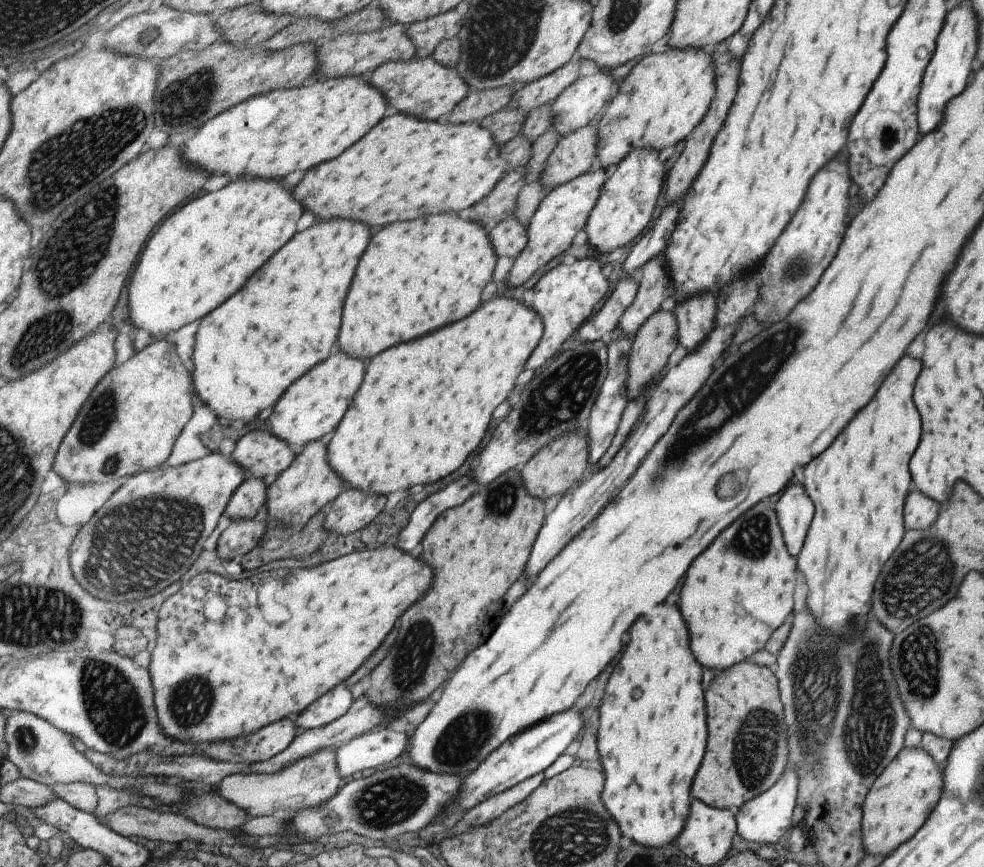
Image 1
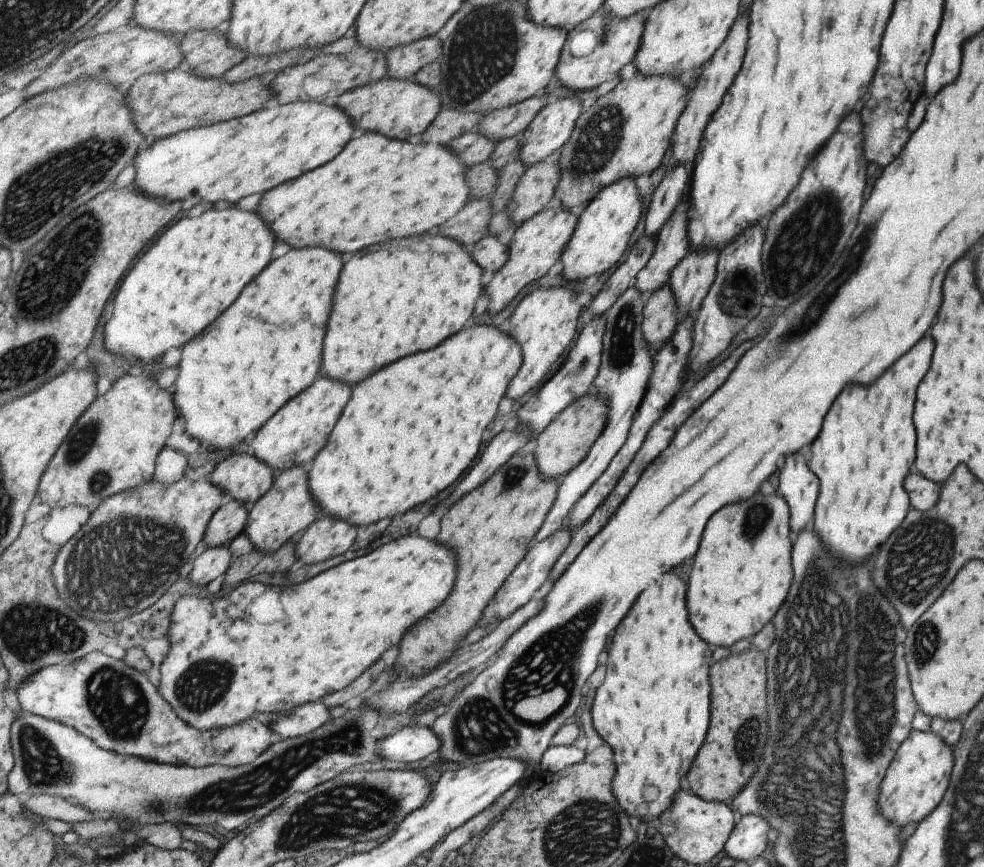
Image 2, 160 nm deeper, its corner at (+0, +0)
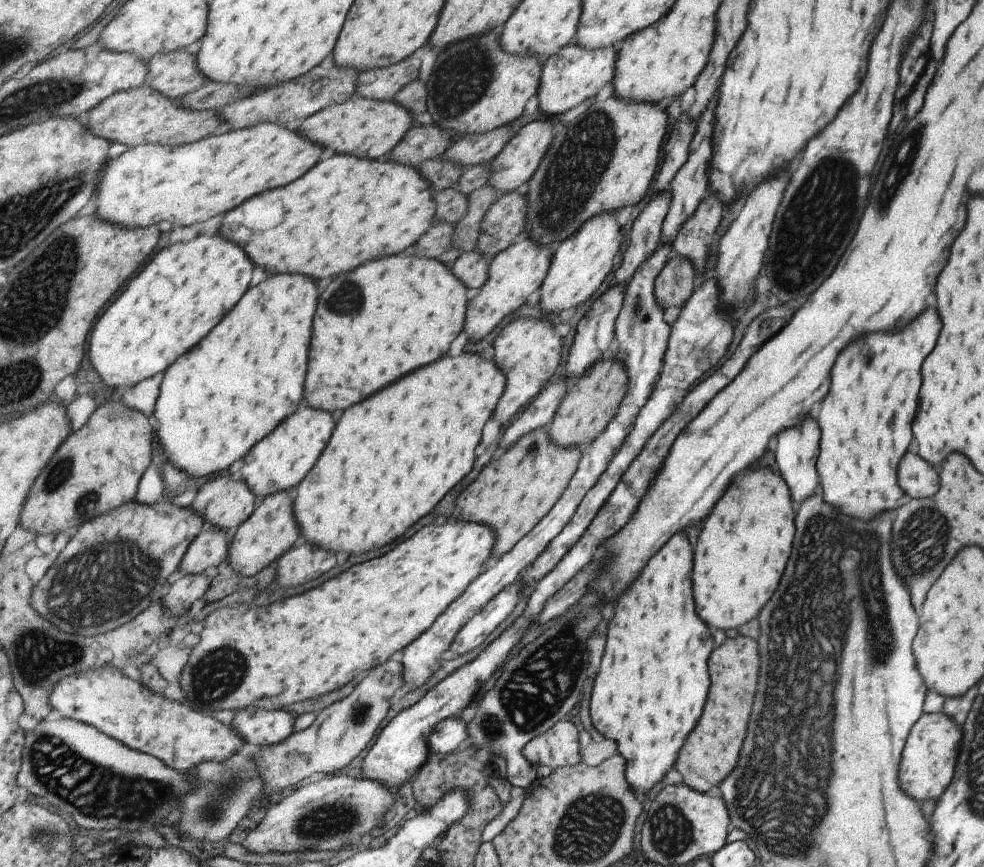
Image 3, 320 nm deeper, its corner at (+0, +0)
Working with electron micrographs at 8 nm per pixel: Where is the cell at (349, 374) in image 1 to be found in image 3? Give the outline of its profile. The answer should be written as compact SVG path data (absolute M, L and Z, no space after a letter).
M303 402L303 406L293 416L283 421L273 433L250 450L238 473L239 478L250 486L259 500L301 485L330 444L335 427L335 418L331 414L319 409L313 410L307 406L307 402Z

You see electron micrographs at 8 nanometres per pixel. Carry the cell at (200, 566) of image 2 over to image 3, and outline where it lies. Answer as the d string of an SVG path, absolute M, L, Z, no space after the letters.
M205 574L185 575L175 581L161 599L164 614L169 617L182 617L199 598L204 598L209 586L209 579Z

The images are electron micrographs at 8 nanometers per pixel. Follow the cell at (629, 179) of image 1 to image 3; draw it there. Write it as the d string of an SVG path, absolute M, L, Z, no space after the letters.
M603 213L590 218L566 241L555 247L551 268L539 291L539 305L544 312L561 314L587 300L607 278L613 268L613 258L619 248L623 230L615 223L615 213Z

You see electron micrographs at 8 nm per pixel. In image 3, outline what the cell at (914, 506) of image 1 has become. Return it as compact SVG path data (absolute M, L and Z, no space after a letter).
M905 452L897 464L897 484L911 498L933 496L937 490L937 472L917 454Z

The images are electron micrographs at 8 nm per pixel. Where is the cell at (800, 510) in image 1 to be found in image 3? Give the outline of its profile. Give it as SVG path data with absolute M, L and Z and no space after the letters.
M805 416L799 426L791 426L787 430L781 430L777 434L777 444L775 444L775 464L789 486L791 498L795 502L801 502L801 498L811 496L815 492L817 484L817 472L815 472L815 458L817 458L817 442L819 442L819 428L811 416Z

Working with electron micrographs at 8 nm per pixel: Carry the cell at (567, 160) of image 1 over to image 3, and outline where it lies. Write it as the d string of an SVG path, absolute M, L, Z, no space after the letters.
M509 193L498 198L486 212L478 240L478 252L493 259L523 234L526 225L526 194Z

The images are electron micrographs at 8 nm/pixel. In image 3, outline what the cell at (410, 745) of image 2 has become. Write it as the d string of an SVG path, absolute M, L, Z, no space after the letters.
M449 717L436 727L430 737L431 753L452 753L467 740L467 736L470 736L468 722Z

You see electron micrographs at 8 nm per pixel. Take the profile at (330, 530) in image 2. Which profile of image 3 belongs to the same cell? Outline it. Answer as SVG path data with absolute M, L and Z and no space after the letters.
M306 540L300 541L290 551L287 551L279 560L277 560L276 578L283 588L299 588L303 584L309 584L309 580L317 580L323 574L327 574L329 570L335 568L337 564L337 556L325 550L319 550L316 545L307 543Z

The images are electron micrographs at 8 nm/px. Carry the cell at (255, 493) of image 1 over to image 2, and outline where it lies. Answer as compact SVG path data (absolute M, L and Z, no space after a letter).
M230 500L210 520L204 538L207 548L228 547L247 526L249 510L243 503Z

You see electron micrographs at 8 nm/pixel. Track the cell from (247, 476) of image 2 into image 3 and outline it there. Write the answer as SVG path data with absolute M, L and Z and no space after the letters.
M220 476L219 478L211 479L211 482L206 482L196 493L194 500L189 508L192 509L197 515L202 515L204 519L216 529L227 531L230 533L235 532L241 527L246 520L256 511L259 505L258 496L247 486L247 483L236 476Z

